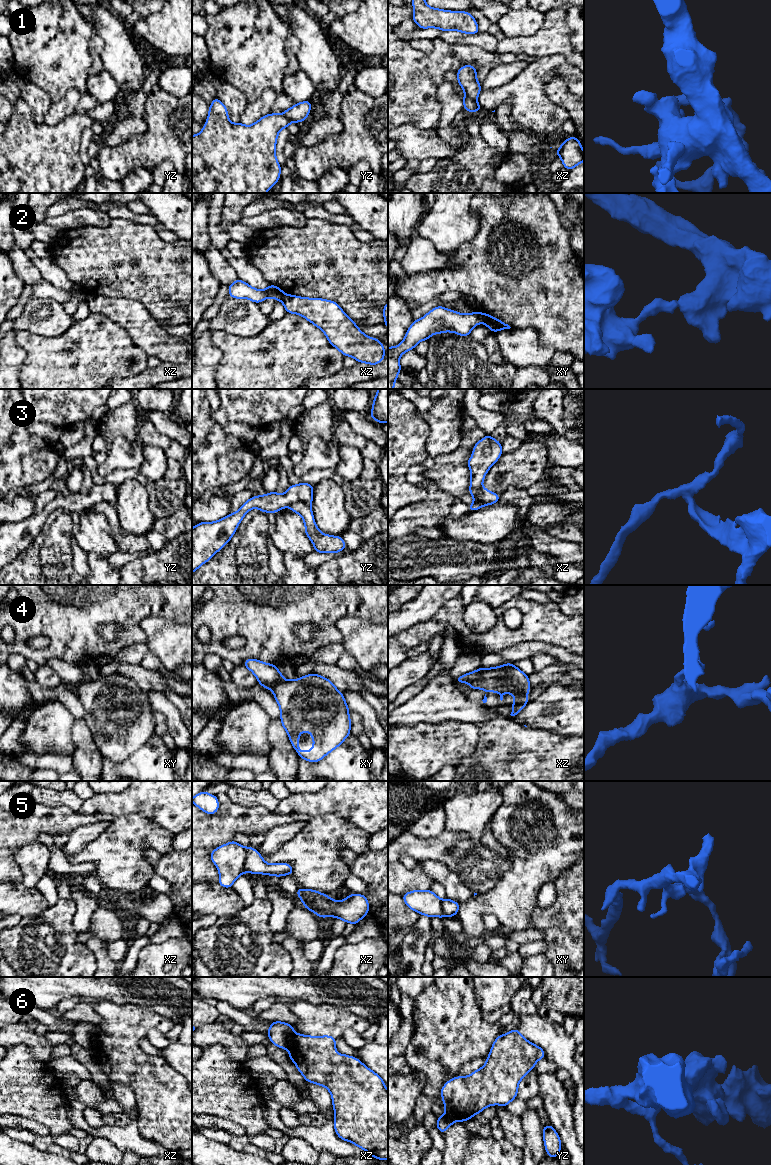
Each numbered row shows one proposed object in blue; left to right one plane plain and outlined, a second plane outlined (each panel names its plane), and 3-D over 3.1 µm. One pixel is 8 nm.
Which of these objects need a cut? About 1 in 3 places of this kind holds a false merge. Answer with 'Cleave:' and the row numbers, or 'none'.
Cleave: 1, 2, 3, 4, 5, 6

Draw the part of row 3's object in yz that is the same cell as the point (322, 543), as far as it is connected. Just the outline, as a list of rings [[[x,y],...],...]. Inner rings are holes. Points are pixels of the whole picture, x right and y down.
[[[293,503],[290,510],[301,515],[305,524],[305,534],[312,541],[315,552],[334,554],[347,548],[341,536],[326,535],[317,528],[313,511],[306,503]]]

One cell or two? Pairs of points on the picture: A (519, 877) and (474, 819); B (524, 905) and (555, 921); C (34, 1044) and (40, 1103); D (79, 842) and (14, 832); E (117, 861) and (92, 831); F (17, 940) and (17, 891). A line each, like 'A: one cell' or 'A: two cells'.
A: two cells
B: two cells
C: two cells
D: two cells
E: two cells
F: two cells

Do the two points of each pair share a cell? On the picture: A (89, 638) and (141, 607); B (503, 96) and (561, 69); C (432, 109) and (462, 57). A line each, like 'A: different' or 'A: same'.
A: same
B: same
C: same

